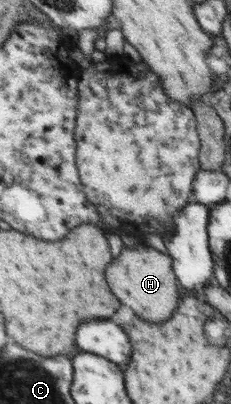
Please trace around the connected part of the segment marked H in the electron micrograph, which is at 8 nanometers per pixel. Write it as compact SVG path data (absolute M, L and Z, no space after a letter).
M146 246L120 250L120 254L116 256L116 262L108 266L108 286L116 286L112 288L112 294L116 294L116 298L120 298L120 302L126 304L136 316L148 322L162 322L170 318L178 302L176 278L170 270L170 258Z

